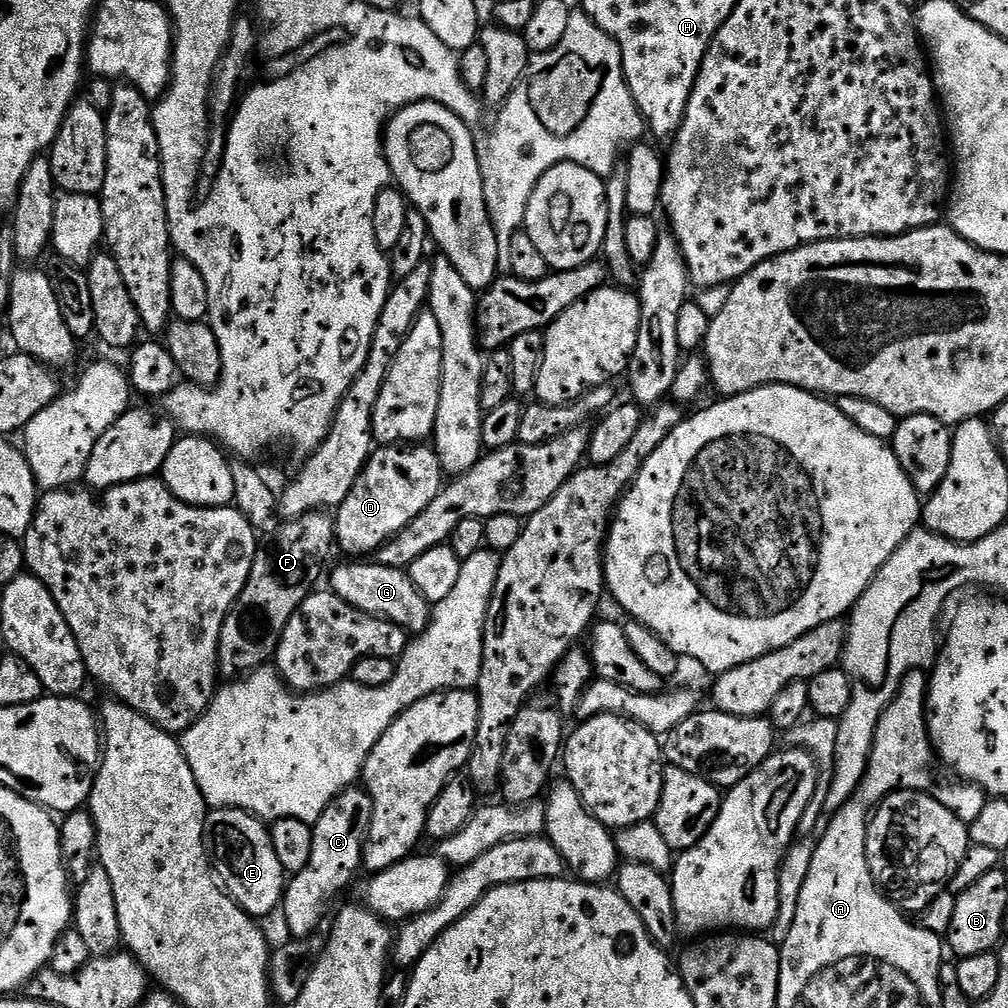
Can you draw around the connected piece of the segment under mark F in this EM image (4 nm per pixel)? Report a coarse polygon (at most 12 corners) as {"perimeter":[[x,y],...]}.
{"perimeter":[[327,511],[284,520],[222,622],[218,672],[275,657],[336,539]]}

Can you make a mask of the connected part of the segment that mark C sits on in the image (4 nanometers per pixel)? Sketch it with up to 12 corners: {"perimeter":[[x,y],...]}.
{"perimeter":[[339,792],[315,817],[310,862],[287,881],[287,935],[321,931],[361,871],[372,799]]}

